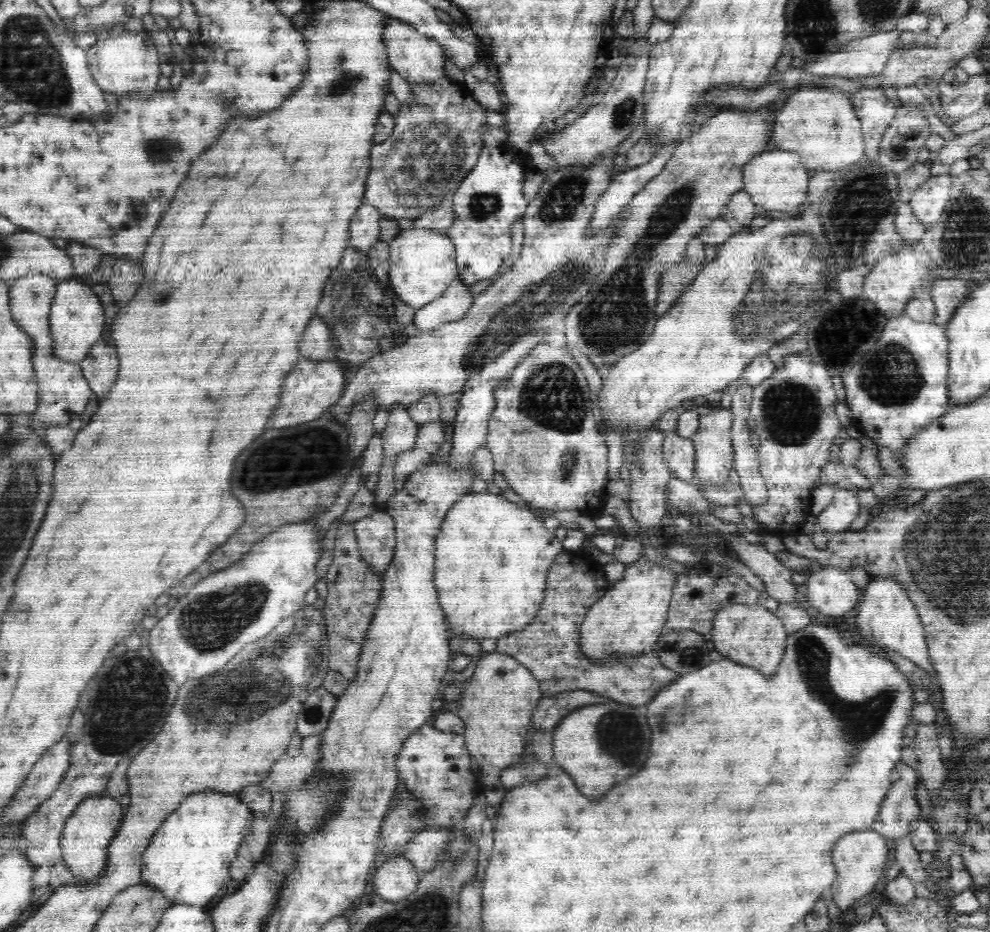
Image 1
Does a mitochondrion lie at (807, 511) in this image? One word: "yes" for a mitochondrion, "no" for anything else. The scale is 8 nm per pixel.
no

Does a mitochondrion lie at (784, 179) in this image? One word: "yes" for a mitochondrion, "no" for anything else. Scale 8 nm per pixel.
no

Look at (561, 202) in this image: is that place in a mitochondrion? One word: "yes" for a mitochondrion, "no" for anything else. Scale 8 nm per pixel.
yes

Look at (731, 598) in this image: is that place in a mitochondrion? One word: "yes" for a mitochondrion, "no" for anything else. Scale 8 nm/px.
no

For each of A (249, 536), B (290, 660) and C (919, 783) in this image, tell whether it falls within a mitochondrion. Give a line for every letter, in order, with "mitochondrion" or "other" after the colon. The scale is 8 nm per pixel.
A: other
B: mitochondrion
C: other

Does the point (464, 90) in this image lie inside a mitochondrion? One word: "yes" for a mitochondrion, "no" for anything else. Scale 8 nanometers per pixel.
no

